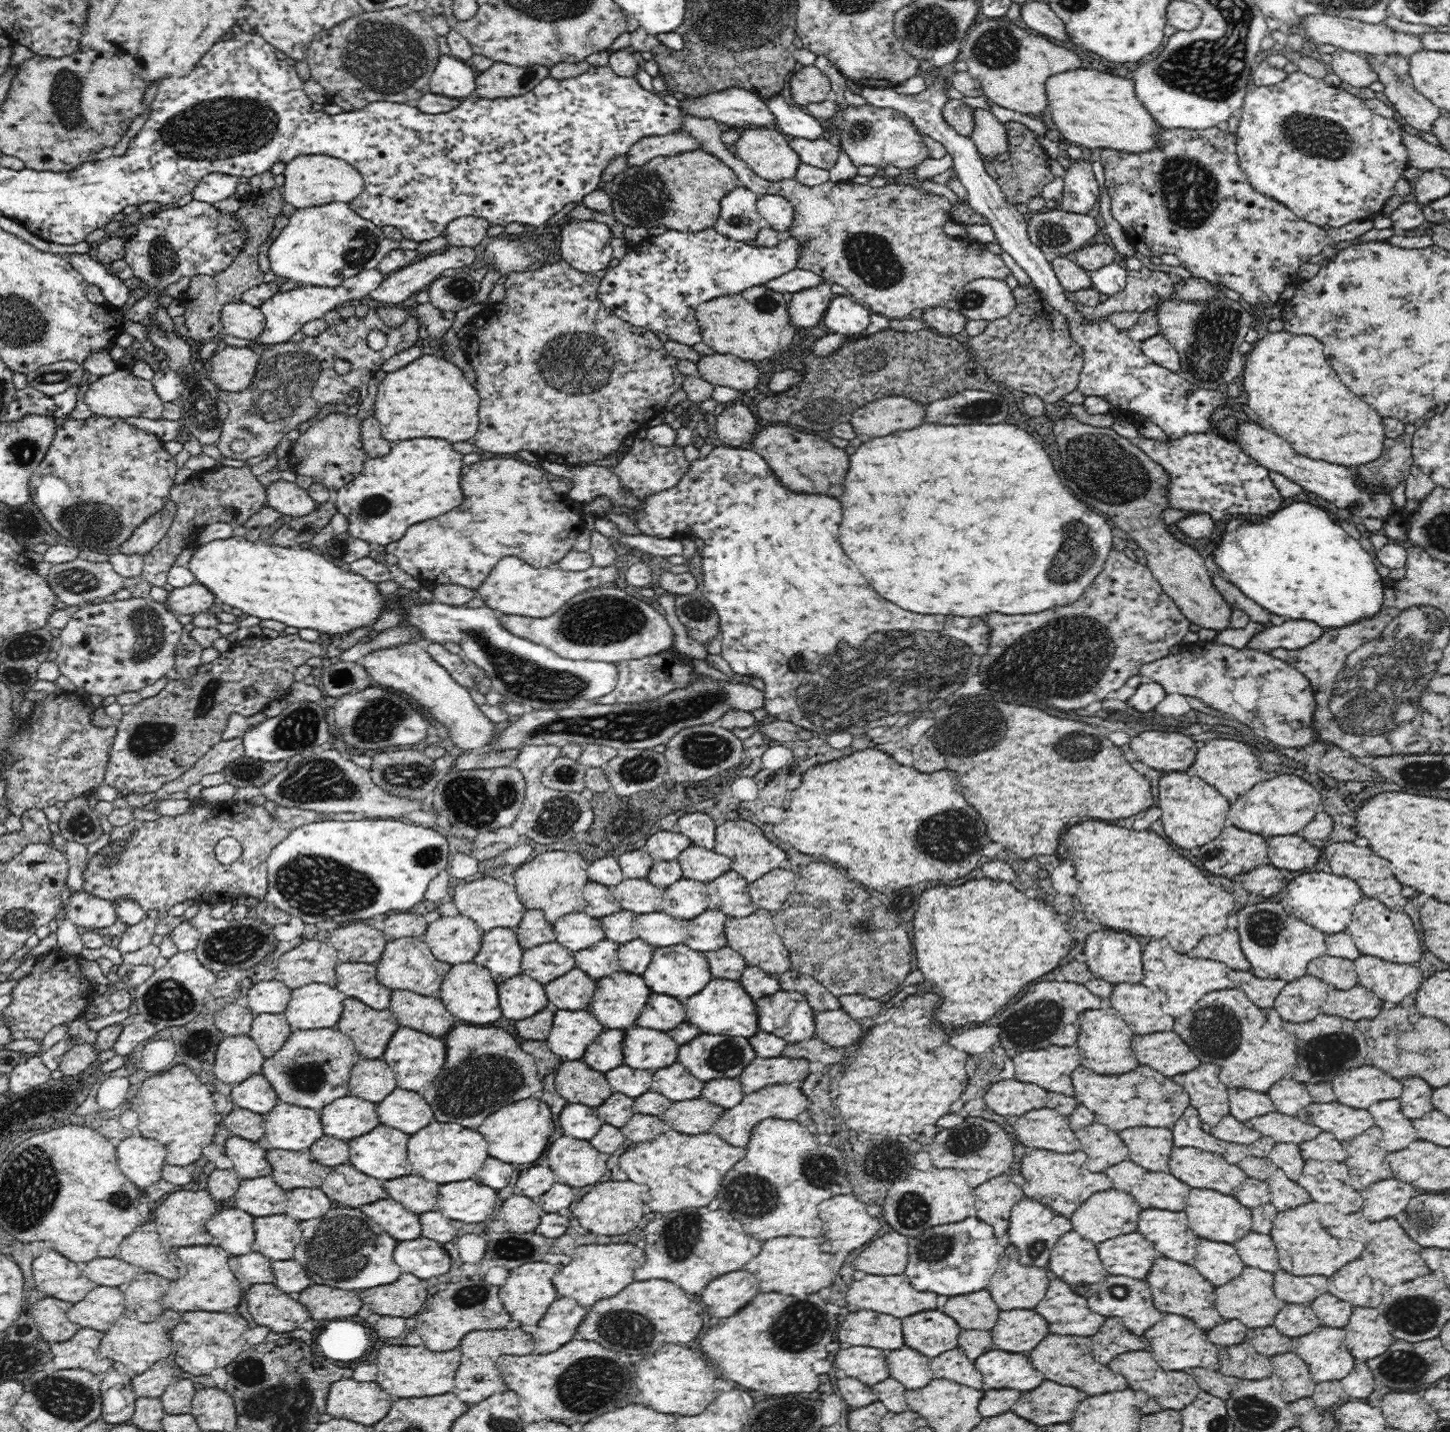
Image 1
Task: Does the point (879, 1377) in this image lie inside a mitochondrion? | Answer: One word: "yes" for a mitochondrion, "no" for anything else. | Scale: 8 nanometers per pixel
no

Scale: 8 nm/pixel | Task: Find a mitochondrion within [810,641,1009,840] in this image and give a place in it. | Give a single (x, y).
(965, 736)

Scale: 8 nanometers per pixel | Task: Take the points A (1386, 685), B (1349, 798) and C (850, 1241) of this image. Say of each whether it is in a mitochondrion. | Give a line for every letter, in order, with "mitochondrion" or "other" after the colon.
A: mitochondrion
B: other
C: other

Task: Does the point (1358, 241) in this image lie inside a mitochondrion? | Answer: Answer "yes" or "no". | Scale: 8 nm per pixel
no

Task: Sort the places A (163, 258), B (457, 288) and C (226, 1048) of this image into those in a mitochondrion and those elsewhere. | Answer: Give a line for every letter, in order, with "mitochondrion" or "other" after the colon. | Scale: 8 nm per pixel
A: mitochondrion
B: mitochondrion
C: other

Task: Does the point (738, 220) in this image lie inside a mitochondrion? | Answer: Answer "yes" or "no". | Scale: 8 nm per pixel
yes

